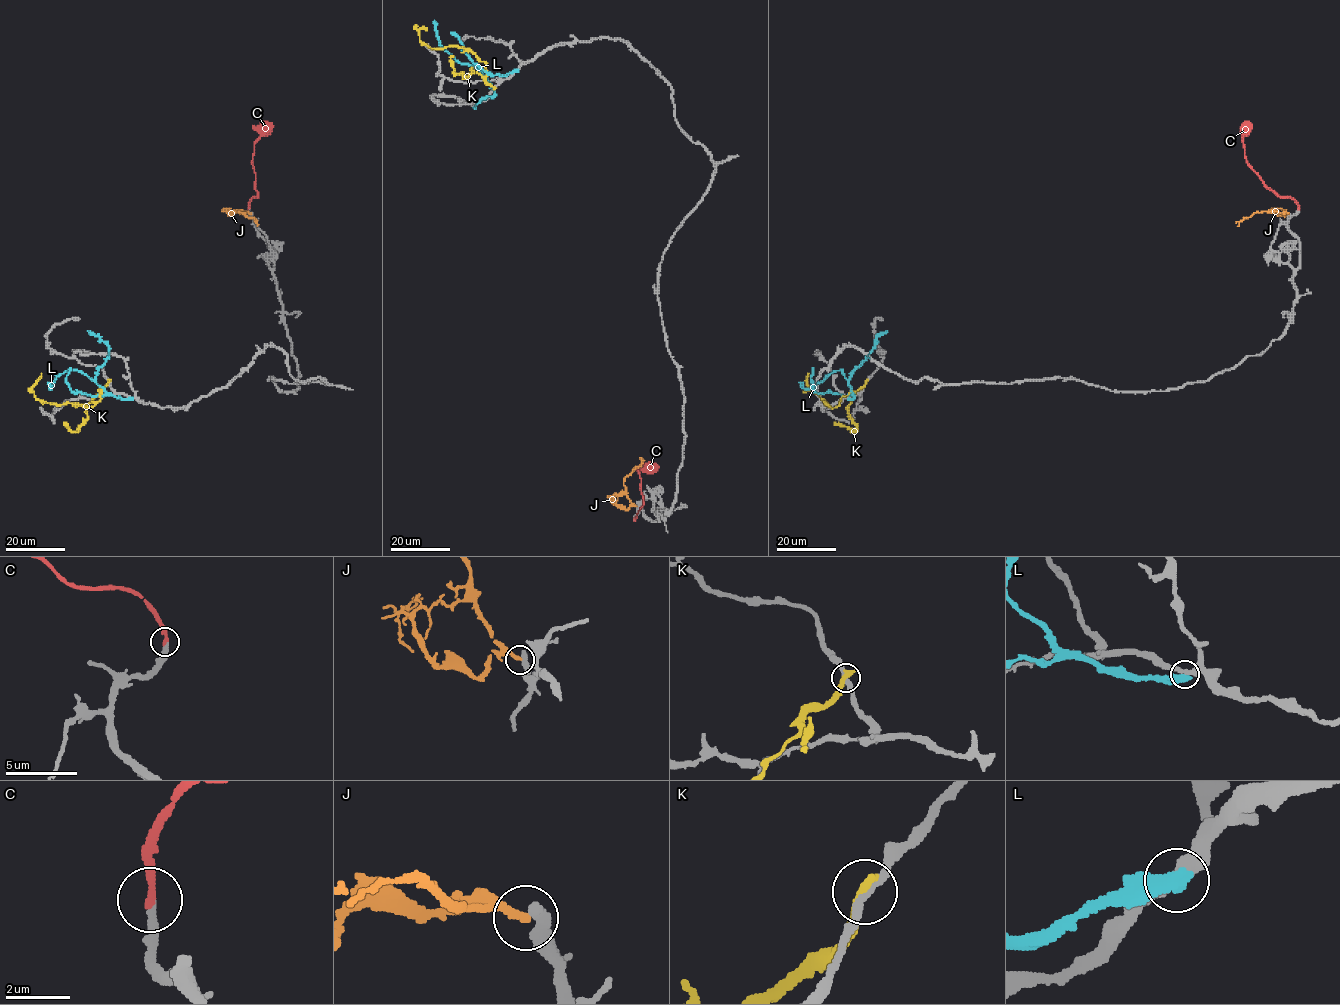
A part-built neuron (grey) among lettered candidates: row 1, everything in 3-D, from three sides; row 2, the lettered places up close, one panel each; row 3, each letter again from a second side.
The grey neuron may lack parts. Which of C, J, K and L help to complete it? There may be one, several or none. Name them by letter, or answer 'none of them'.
C

